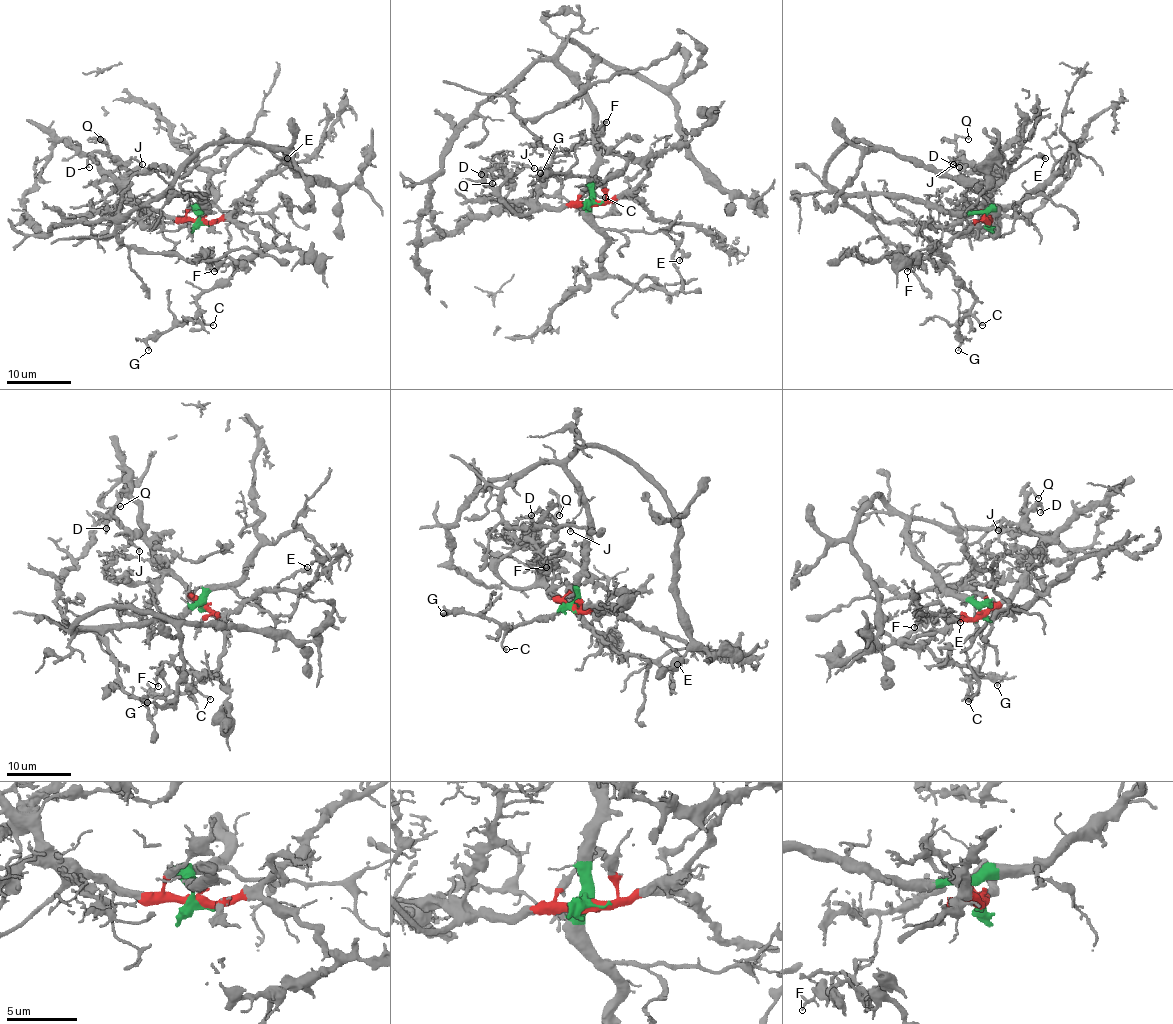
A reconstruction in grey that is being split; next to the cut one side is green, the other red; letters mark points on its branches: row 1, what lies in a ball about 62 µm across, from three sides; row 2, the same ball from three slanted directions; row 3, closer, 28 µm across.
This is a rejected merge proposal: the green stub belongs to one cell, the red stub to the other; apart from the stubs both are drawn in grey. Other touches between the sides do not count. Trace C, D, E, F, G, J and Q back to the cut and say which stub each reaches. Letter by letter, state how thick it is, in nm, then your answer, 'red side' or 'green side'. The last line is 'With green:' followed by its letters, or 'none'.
C: 200 nm | red side
D: 170 nm | red side
E: 320 nm | red side
F: 110 nm | red side
G: 120 nm | red side
J: 160 nm | red side
Q: 130 nm | red side
With green: none

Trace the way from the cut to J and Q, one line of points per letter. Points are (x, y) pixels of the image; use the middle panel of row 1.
J: (592, 203), (560, 208), (508, 203), (505, 198), (512, 180), (526, 167), (534, 167)
Q: (592, 203), (560, 208), (508, 203), (505, 198), (510, 183), (499, 170), (492, 170), (492, 183)

